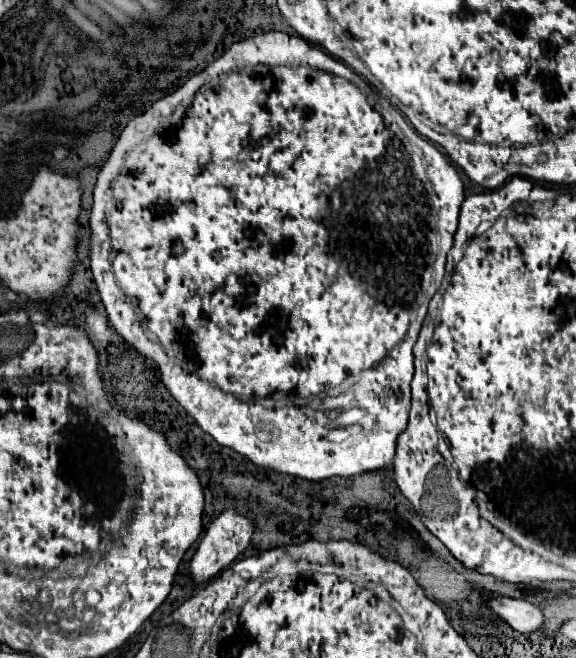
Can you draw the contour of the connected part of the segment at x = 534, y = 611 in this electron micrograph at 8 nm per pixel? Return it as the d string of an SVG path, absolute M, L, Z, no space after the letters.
M493 598L489 608L501 616L513 630L517 632L535 632L545 624L541 608L527 600L513 600L513 598Z

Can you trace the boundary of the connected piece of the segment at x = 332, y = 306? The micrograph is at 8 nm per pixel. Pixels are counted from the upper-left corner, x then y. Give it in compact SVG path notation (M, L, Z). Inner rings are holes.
M267 32L235 42L221 58L175 90L173 96L165 96L128 122L125 128L131 124L135 126L135 146L123 152L121 170L119 164L111 164L111 160L107 160L101 168L93 190L89 220L91 270L109 314L109 322L123 336L123 340L157 364L163 384L169 388L173 398L207 434L213 436L213 440L221 446L237 450L257 466L267 466L307 480L355 476L379 470L393 460L395 440L407 426L411 406L409 384L413 378L413 346L427 314L429 298L441 286L445 256L453 246L459 208L465 200L461 178L445 154L435 144L419 136L413 127L411 130L401 114L395 112L395 120L385 120L373 106L375 102L371 102L361 90L363 86L355 86L355 80L361 78L345 64L296 35ZM191 288L197 290L197 294L189 292ZM203 342L211 342L211 354L199 354L203 348L209 350ZM371 370L375 372L375 378L371 376ZM341 428L343 434L339 440L337 430Z

